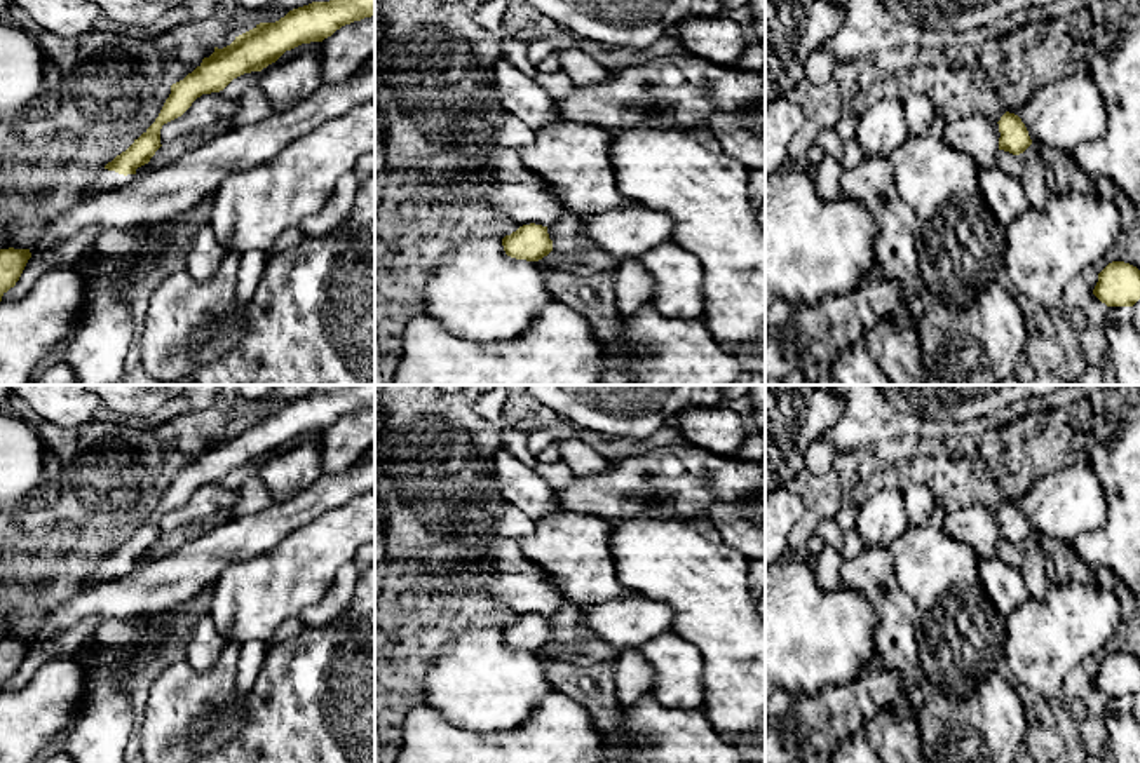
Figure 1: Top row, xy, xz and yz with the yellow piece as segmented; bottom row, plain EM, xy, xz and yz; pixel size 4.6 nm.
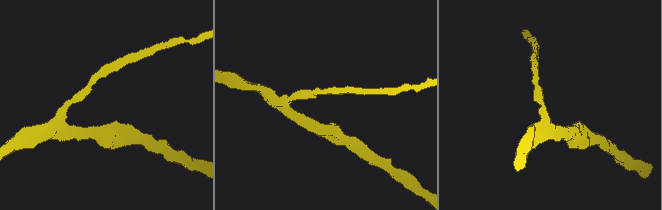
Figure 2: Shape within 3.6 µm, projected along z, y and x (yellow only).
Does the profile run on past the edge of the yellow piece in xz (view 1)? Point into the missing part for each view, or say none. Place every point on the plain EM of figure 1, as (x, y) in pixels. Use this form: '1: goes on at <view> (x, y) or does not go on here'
1: does not go on here

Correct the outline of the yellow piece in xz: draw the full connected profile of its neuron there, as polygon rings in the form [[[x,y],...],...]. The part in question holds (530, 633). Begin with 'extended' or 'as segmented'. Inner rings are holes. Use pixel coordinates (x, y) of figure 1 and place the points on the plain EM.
as segmented; [[[535,613],[523,615],[511,625],[506,625],[502,636],[507,646],[526,652],[539,652],[553,641],[547,617]]]

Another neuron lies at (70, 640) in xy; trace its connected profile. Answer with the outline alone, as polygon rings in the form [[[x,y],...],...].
[[[91,615],[58,636],[31,645],[19,671],[14,678],[3,683],[2,692],[21,688],[40,665],[77,652],[94,634],[101,622],[103,618],[99,615]]]

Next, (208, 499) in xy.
[[[220,483],[202,484],[181,507],[162,516],[160,535],[211,516],[216,510],[232,507],[237,498],[239,490],[230,490]]]

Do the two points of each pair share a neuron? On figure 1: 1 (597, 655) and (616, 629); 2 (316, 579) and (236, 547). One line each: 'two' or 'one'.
1: two
2: two

